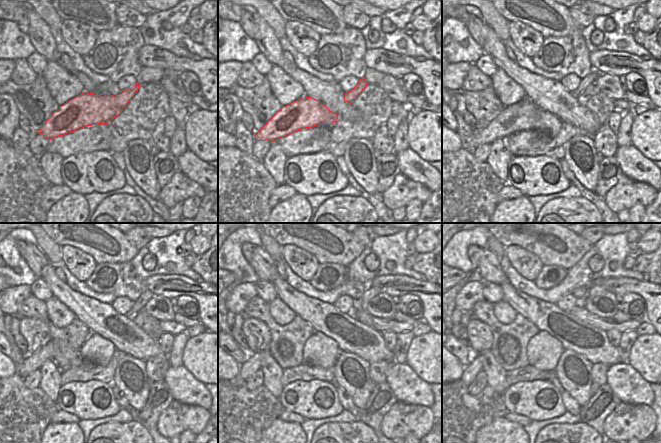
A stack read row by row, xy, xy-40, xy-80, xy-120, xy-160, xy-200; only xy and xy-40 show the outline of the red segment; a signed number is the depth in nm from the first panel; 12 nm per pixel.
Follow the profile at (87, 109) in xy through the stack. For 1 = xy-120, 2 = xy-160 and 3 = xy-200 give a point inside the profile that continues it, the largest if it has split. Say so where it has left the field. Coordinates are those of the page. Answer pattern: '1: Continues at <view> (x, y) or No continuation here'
1: Continues at xy-120 (69, 346)
2: Continues at xy-160 (254, 362)
3: Continues at xy-200 (470, 372).

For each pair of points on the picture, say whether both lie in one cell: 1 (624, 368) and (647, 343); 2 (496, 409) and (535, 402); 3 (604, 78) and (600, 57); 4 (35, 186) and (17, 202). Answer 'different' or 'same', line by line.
1: different
2: different
3: different
4: same

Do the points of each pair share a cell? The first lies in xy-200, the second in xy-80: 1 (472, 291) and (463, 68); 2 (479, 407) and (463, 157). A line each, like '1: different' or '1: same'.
1: same
2: same

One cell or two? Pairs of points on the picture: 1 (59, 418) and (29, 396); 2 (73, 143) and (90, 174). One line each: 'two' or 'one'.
1: two
2: two

